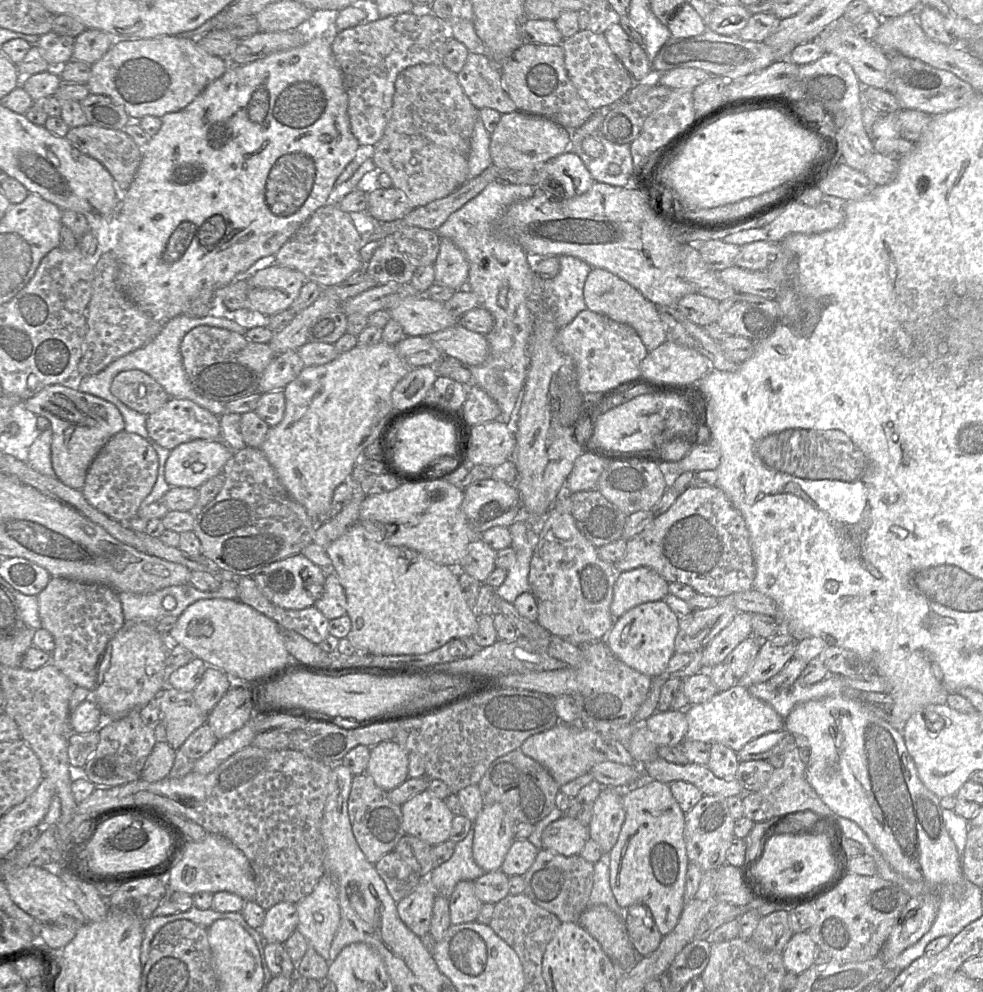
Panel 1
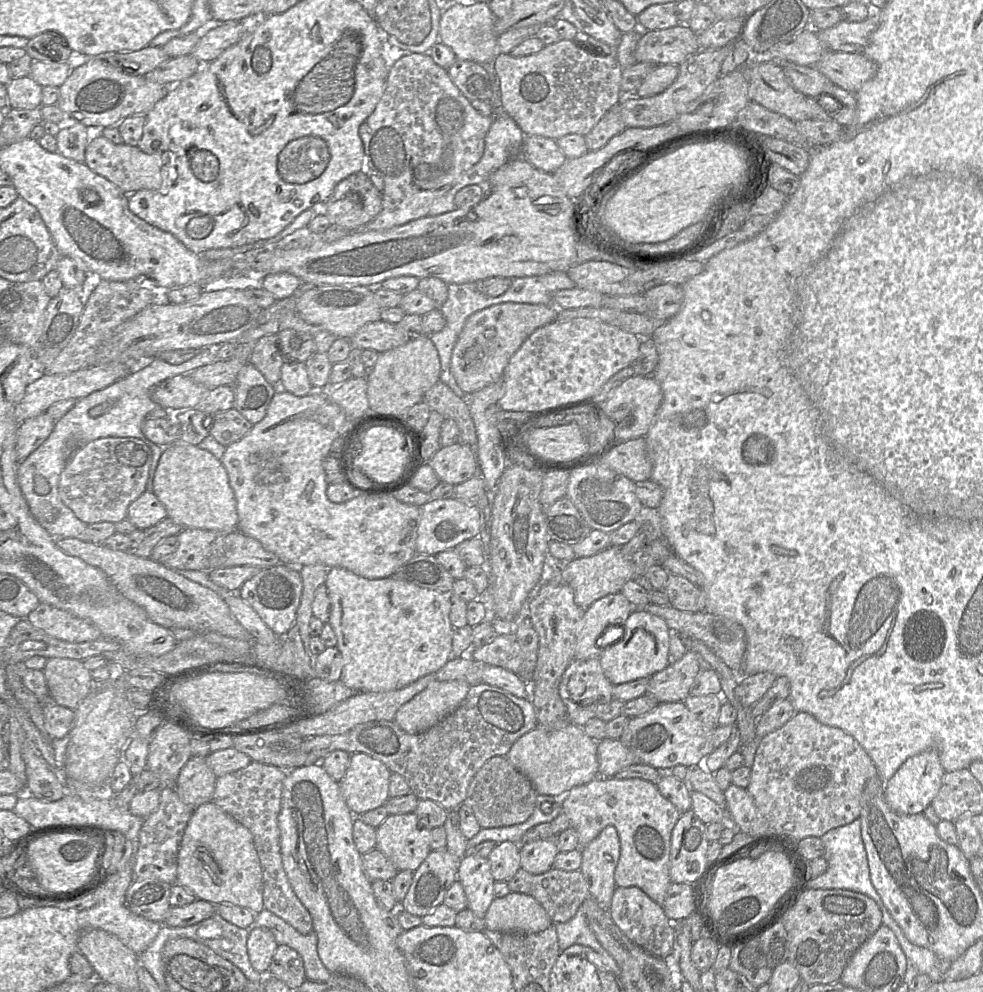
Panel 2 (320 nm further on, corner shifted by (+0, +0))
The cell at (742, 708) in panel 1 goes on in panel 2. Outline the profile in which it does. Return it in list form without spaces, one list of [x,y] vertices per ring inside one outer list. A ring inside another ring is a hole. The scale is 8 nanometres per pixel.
[[[684,702],[661,703],[649,712],[630,718],[619,740],[638,758],[657,770],[671,769],[677,765],[686,767],[702,765],[713,751],[711,733],[714,728],[705,726]]]

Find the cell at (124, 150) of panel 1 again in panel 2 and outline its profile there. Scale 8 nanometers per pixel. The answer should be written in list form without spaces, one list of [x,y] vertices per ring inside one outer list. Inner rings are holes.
[[[104,136],[97,137],[88,143],[84,163],[125,193],[139,189],[158,190],[162,185],[162,160],[159,153],[147,154],[137,146],[125,143],[114,144]]]

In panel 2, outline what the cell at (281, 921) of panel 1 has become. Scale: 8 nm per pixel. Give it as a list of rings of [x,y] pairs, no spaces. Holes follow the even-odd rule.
[[[251,927],[247,941],[248,956],[252,967],[266,975],[278,947],[273,933],[264,927]]]

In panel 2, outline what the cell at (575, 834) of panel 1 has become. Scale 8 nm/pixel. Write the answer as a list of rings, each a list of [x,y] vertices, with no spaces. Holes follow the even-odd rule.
[[[556,837],[521,844],[521,868],[534,875],[545,873],[552,868],[558,853]]]

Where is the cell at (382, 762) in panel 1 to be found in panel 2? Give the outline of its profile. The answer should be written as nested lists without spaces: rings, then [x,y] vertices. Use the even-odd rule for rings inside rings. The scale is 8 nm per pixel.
[[[360,752],[350,755],[348,768],[339,781],[339,788],[347,807],[355,816],[360,816],[386,803],[389,799],[390,775],[391,771],[379,760]]]

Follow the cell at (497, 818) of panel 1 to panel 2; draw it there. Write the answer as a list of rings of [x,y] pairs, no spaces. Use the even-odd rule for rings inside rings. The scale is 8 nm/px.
[[[466,854],[459,862],[457,876],[467,897],[467,908],[480,918],[494,900],[495,880],[488,858]]]

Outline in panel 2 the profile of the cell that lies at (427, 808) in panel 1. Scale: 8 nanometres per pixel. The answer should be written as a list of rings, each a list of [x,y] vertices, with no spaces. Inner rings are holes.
[[[414,812],[389,815],[376,828],[376,848],[399,871],[416,871],[431,852],[431,830],[421,828]]]

